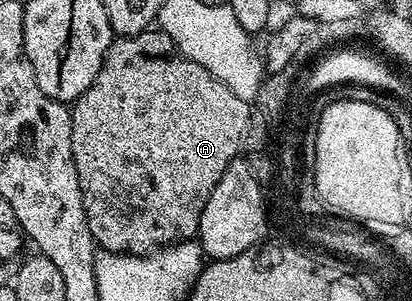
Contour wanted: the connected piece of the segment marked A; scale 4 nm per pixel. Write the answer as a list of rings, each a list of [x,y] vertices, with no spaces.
[[[150,27],[144,33],[136,33],[130,37],[117,37],[112,41],[99,67],[99,75],[95,75],[95,83],[91,83],[91,87],[87,87],[87,91],[83,91],[83,95],[71,105],[73,114],[71,151],[75,171],[79,175],[79,191],[83,199],[87,223],[94,242],[107,253],[128,253],[130,257],[143,257],[167,245],[196,238],[203,207],[207,207],[207,199],[211,199],[211,191],[215,191],[215,183],[219,183],[223,171],[230,163],[238,160],[242,152],[251,116],[249,108],[251,108],[250,102],[235,95],[235,92],[216,78],[211,71],[205,70],[199,63],[185,57],[171,38],[157,27]]]

